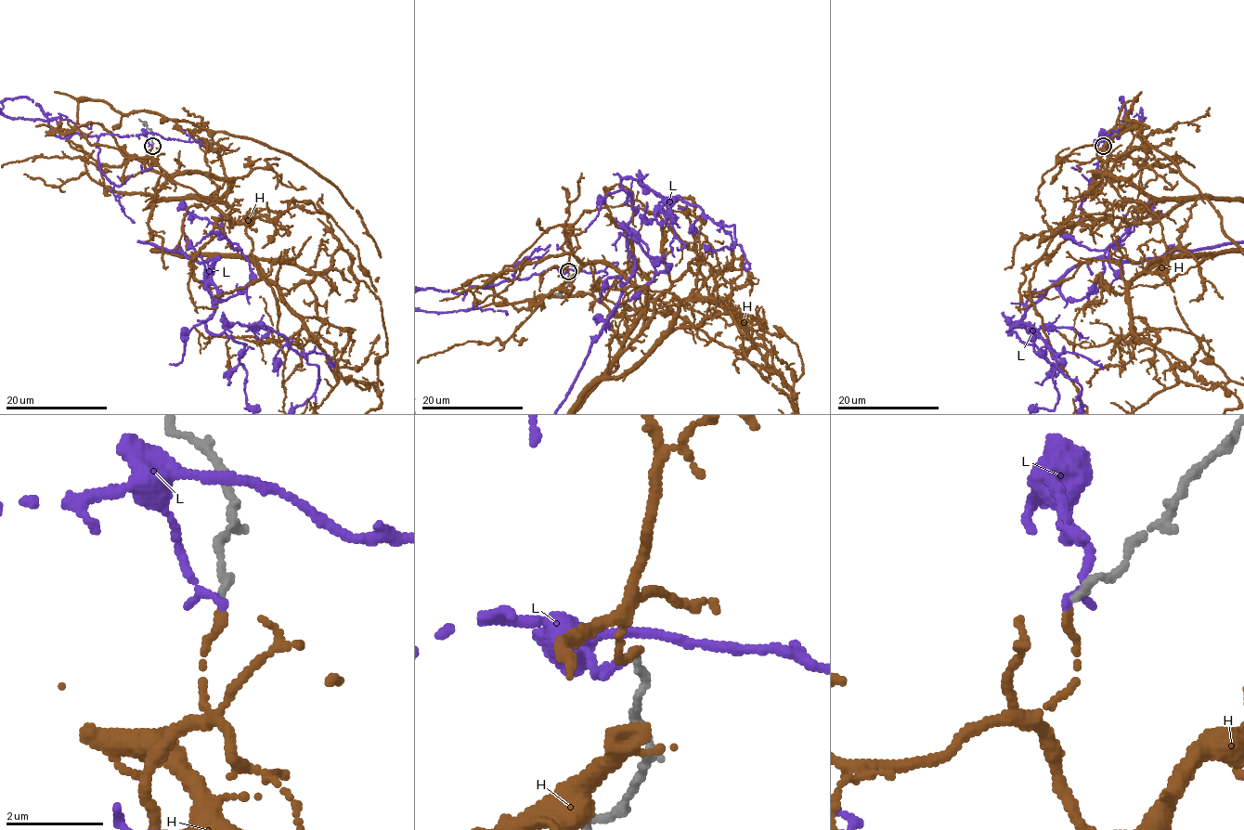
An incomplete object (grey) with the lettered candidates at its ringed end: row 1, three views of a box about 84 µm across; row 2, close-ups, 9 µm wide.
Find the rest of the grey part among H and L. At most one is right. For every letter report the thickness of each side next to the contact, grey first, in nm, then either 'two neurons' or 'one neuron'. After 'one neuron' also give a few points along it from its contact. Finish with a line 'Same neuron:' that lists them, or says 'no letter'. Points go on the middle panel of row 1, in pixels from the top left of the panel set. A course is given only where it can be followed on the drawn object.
H: 140 nm thick on the grey side, 150 nm on the other; one neuron
L: 150 nm thick on the grey side, 170 nm on the other; two neurons
Same neuron: H

